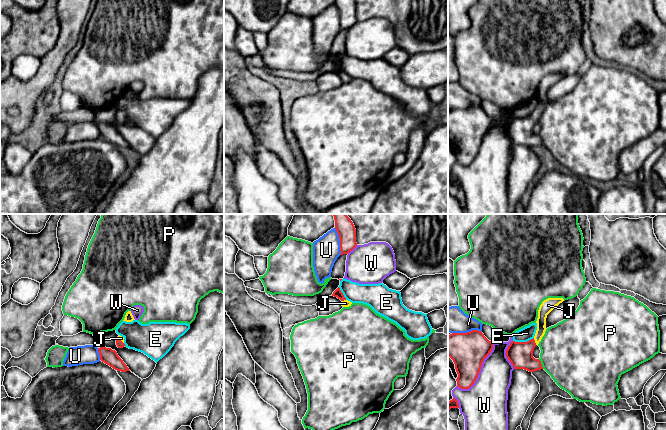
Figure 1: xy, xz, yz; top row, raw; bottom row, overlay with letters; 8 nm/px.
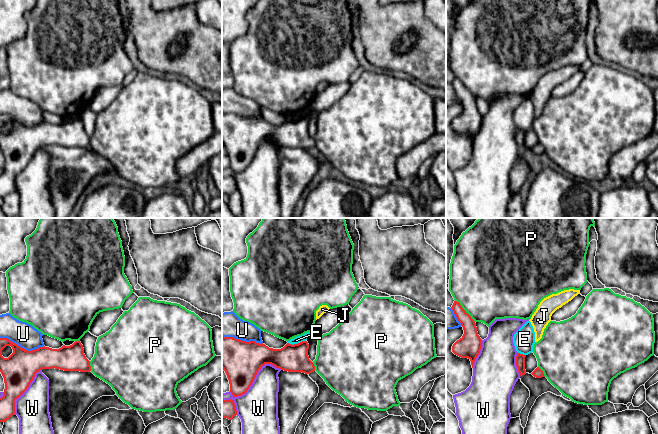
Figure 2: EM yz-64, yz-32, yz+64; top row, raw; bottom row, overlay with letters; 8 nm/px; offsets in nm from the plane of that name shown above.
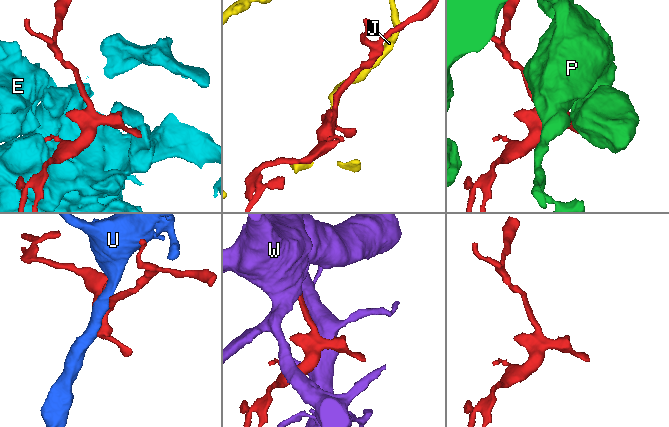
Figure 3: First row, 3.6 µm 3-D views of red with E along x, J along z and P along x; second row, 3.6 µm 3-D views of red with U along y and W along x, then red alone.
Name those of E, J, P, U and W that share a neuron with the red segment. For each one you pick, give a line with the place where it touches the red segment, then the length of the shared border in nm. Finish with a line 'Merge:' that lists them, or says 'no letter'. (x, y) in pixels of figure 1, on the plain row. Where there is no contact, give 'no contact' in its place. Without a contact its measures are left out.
J: meets red in yz at (534, 117); contact 60 nm long
Merge: J

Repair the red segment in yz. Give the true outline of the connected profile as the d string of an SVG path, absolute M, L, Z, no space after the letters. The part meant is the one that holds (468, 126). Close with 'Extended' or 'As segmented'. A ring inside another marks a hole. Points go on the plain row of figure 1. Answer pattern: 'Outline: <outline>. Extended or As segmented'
Outline: M478 106L448 112L448 133L455 140L459 164L469 165L474 160L484 135L492 125L493 119Z. As segmented

